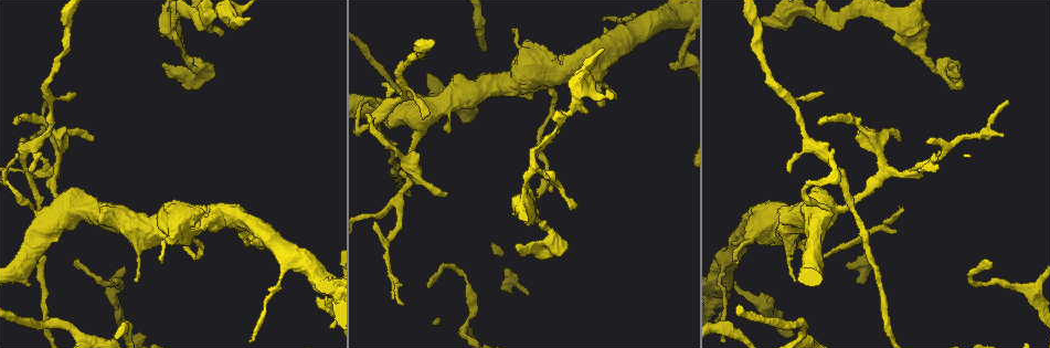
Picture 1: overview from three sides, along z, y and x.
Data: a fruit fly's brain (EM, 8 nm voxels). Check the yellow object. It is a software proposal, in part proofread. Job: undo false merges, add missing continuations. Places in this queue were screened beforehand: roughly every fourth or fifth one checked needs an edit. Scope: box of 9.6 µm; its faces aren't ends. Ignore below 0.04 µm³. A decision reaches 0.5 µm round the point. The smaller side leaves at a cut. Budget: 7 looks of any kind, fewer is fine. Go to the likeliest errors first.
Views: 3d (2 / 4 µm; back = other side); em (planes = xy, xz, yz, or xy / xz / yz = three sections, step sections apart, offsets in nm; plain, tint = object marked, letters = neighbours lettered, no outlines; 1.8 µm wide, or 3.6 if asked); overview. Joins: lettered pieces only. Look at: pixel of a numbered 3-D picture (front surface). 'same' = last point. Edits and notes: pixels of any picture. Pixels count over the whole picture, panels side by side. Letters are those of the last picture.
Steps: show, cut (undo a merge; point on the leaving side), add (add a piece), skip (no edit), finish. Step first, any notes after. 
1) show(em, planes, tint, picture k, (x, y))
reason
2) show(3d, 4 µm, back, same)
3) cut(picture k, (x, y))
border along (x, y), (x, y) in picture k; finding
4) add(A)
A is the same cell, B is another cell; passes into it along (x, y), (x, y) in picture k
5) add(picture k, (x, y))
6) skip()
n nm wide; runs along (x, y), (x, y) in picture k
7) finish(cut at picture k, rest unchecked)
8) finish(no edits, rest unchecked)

show(em, yz, step 8, tint, picture 1, (830, 158))
branch point

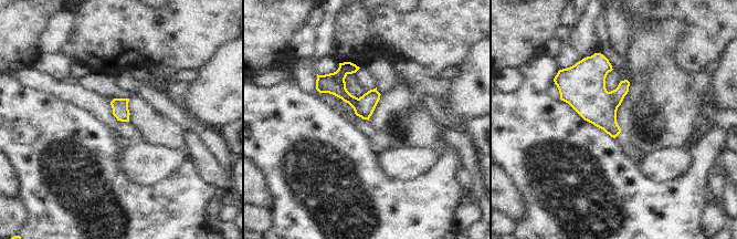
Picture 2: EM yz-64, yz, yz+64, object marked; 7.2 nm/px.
show(em, yz, step 8, letters, same)

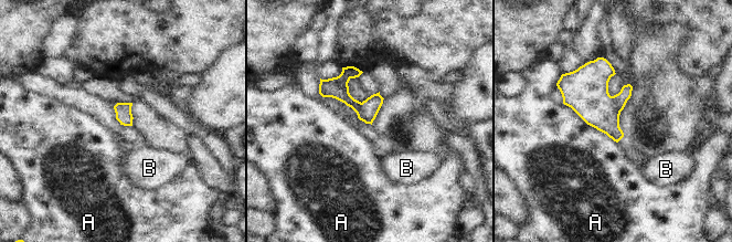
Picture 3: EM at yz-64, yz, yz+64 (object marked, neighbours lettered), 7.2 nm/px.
cut(picture 3, (338, 88))
A and B are other cells; border along (360, 103), (362, 115), (370, 123) in picture 3; two cells meet here

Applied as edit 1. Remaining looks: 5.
show(em, 3.6 µm, planes, letters, picture 1, (419, 129))
sharp bend

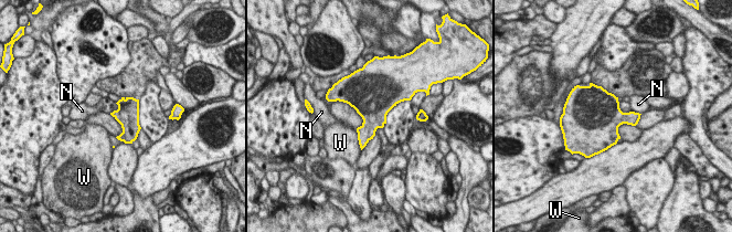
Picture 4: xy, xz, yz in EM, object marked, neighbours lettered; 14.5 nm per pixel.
skip()
N and W are other cells; continuous, no second cell

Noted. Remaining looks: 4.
show(em, xz, step 4, letters, picture 1, (222, 33))
free end

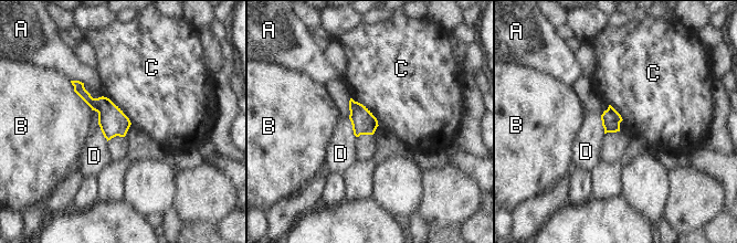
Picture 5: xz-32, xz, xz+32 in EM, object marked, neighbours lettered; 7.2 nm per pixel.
skip()
140 nm wide; A, B, C and D are other cells; border along (103, 95), (132, 124) in picture 5; none of them fits

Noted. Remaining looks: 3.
finish(cut at picture 3, rest unchecked)

